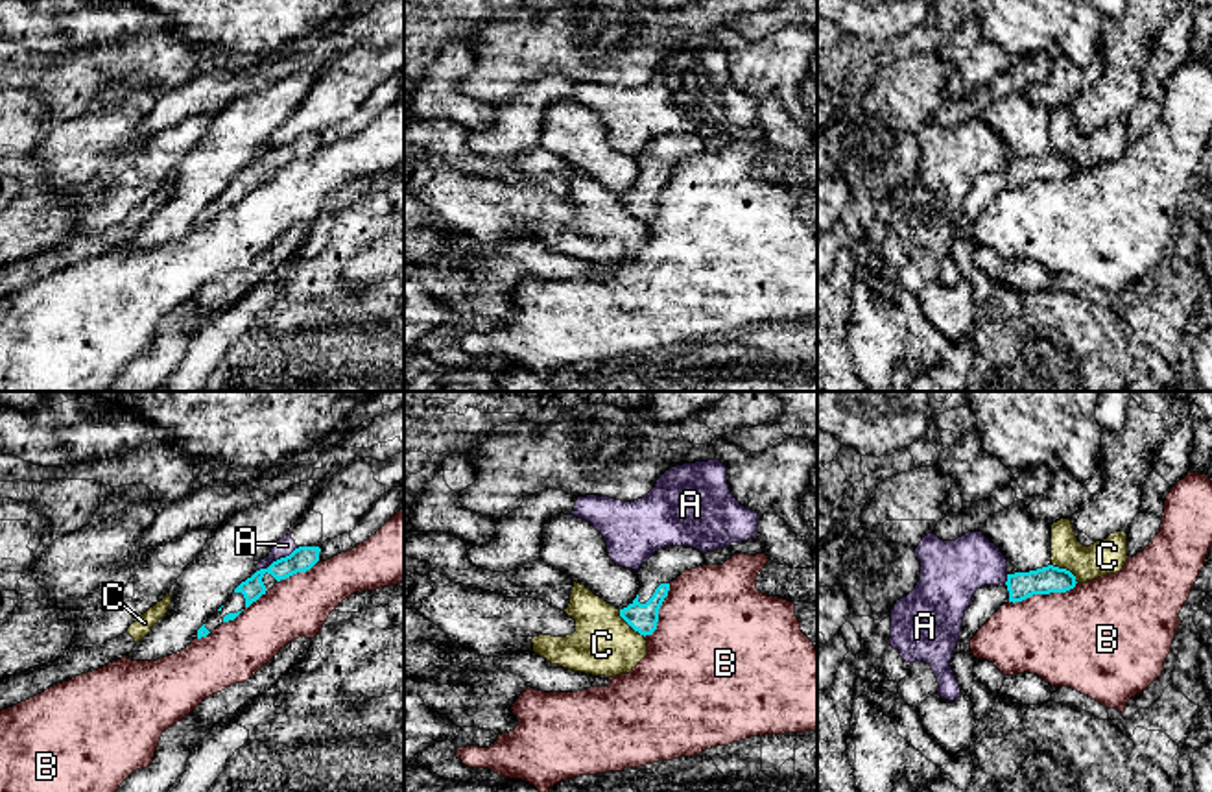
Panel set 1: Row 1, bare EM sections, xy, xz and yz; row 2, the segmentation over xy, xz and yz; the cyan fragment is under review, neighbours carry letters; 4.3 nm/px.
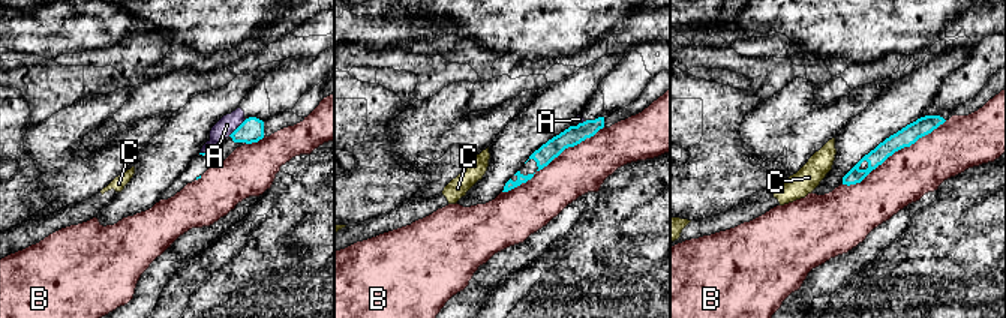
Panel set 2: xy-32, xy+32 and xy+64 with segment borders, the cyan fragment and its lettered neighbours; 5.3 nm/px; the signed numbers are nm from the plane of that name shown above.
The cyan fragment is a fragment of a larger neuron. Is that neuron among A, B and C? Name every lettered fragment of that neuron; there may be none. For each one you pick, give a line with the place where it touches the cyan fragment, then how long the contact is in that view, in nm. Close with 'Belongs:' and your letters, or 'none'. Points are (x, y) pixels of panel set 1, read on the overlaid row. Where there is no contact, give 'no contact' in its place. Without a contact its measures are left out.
Belongs: none

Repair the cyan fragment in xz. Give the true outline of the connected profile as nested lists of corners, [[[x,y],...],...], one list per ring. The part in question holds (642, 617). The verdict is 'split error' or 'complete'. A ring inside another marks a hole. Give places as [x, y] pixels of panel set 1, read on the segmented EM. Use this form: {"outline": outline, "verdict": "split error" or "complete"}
{"outline": [[[664,546],[657,550],[638,570],[640,589],[636,598],[620,617],[640,635],[657,630],[659,609],[668,596],[670,583],[684,570],[703,567],[705,554],[690,546]]], "verdict": "split error"}

